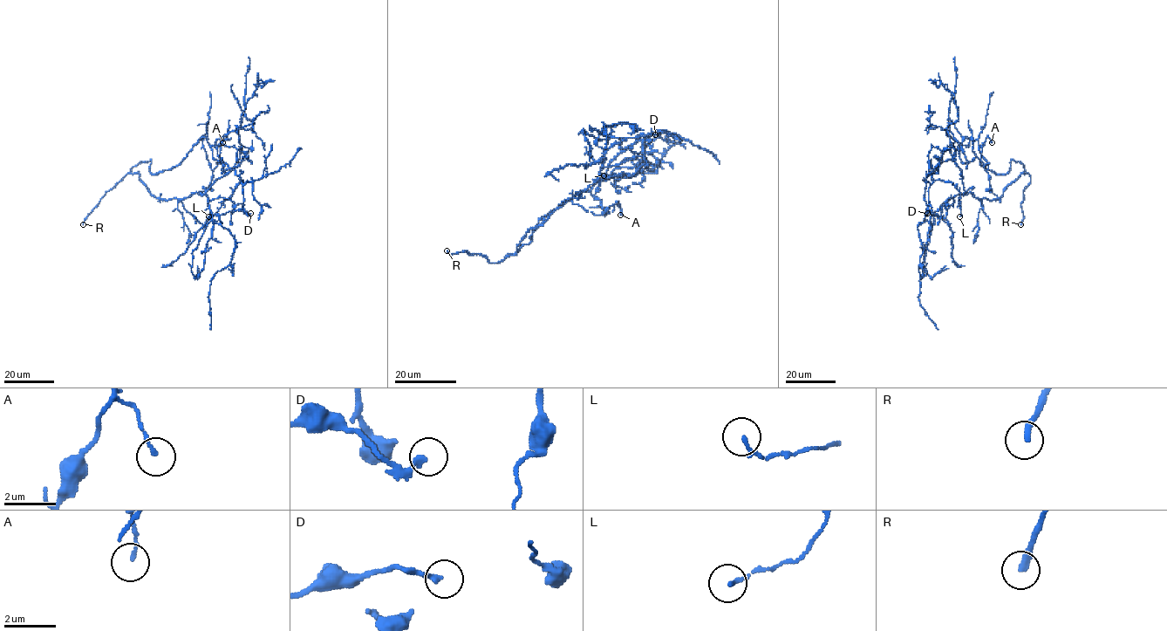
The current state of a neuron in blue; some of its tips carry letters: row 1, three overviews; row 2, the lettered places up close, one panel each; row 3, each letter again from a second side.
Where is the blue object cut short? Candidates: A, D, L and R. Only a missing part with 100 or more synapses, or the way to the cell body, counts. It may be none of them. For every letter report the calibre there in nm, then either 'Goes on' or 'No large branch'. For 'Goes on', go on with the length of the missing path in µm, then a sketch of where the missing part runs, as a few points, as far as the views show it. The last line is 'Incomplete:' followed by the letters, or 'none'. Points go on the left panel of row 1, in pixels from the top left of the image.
A: Thickness 130 nm. No large branch
D: Thickness 200 nm. No large branch
L: Thickness 160 nm. No large branch
R: Thickness 240 nm. Goes on. Missing length about 35 µm. Course of what is missing: (83, 224), (81, 231), (60, 253), (47, 270), (45, 277), (42, 279)
Incomplete: R

